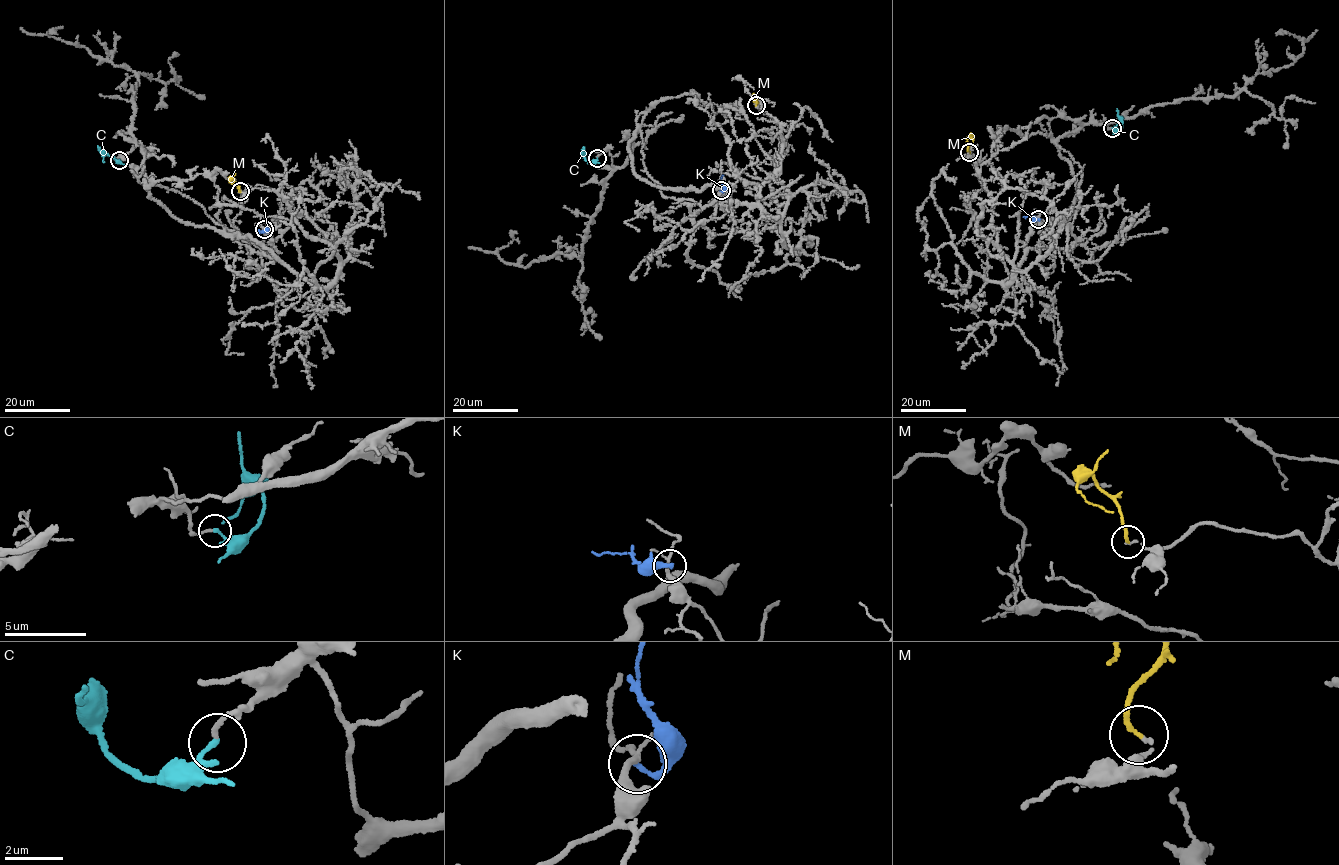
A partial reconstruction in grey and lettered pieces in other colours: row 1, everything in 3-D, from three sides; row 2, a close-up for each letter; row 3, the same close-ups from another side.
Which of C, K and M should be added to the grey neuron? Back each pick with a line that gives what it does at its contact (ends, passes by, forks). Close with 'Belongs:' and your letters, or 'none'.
C: it ends
Belongs: C

